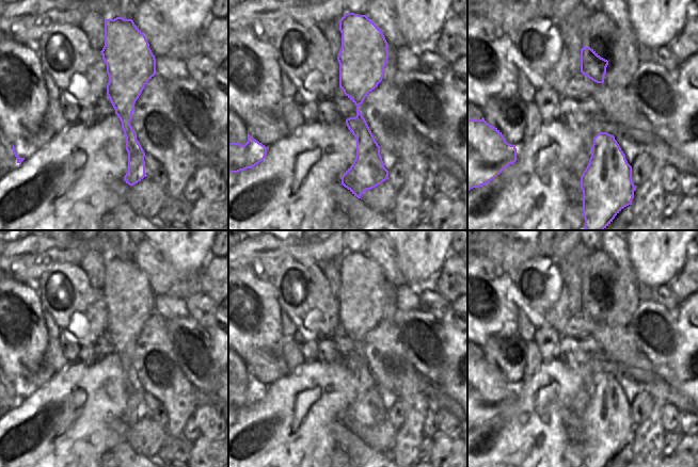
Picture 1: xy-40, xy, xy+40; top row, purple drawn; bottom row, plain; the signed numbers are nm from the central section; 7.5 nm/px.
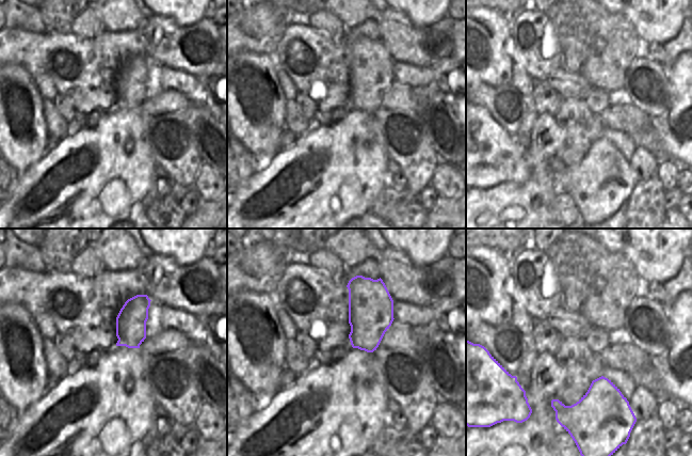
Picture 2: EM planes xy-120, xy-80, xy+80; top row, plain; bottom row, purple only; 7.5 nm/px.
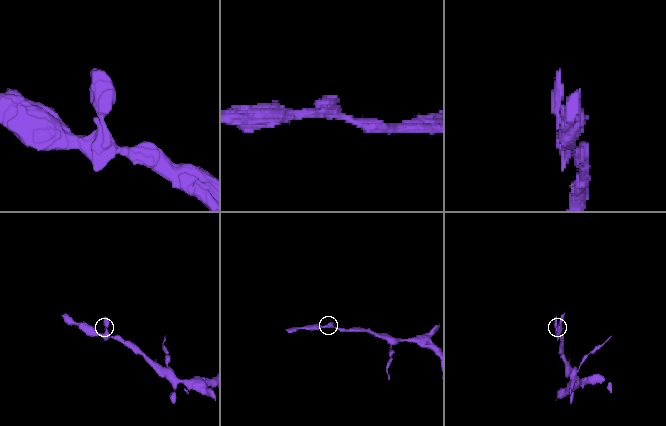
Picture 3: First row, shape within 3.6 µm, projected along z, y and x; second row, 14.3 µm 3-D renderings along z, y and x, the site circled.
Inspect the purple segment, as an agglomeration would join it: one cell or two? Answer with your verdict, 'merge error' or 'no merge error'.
no merge error

